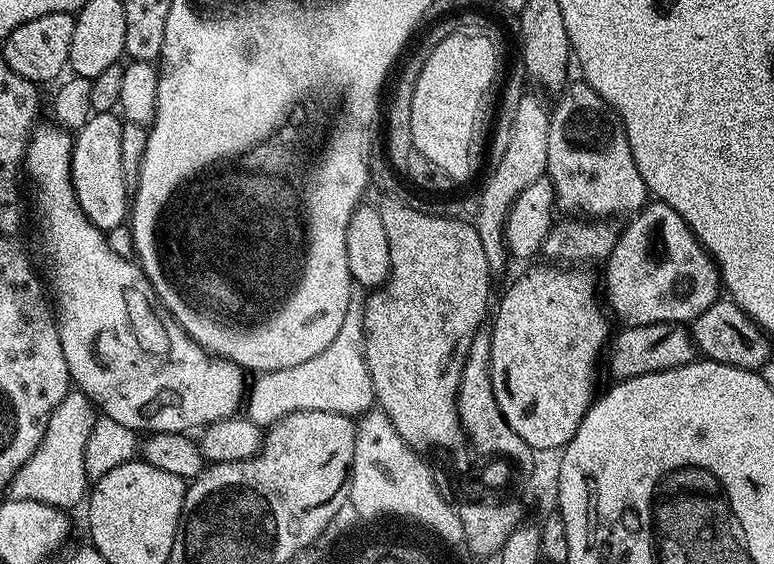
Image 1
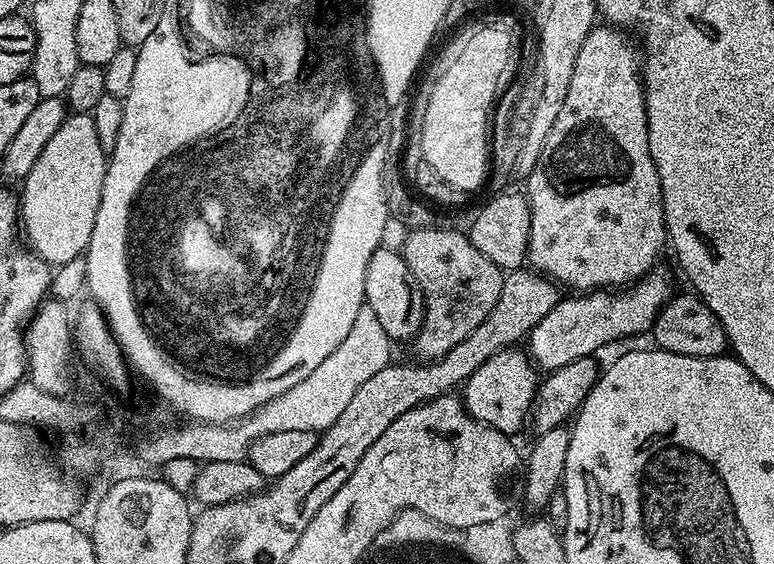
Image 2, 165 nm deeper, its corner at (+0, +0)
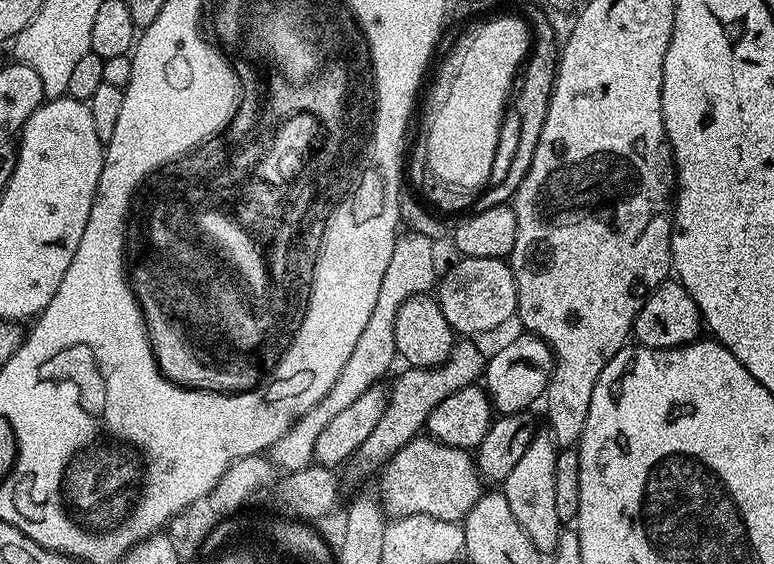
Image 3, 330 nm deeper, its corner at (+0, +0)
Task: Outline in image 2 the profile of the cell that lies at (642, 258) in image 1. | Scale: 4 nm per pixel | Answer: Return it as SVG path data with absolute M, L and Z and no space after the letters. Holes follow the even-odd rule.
M653 270L627 290L593 290L577 295L577 300L562 298L554 310L550 310L550 314L546 314L546 318L542 318L542 322L528 333L526 351L537 369L550 373L578 358L596 354L603 344L612 344L623 336L651 333L652 324L673 292L671 282L660 270Z

